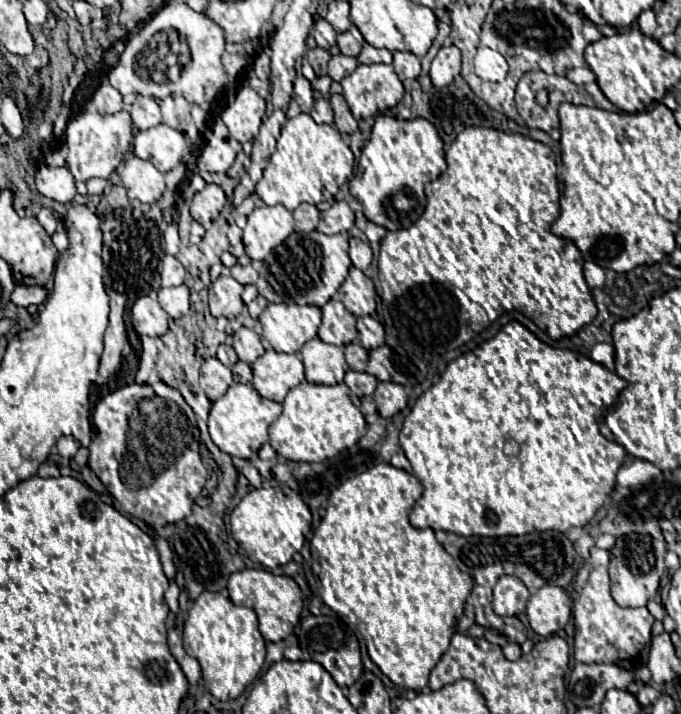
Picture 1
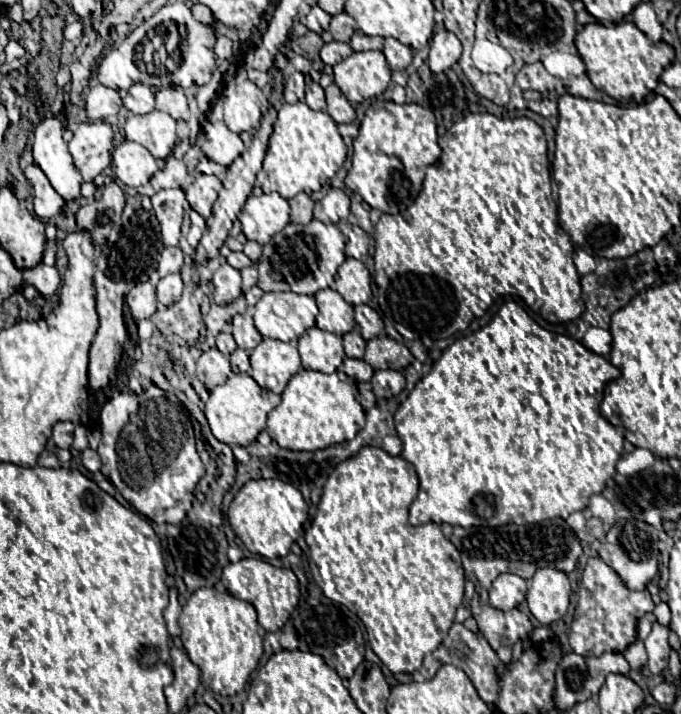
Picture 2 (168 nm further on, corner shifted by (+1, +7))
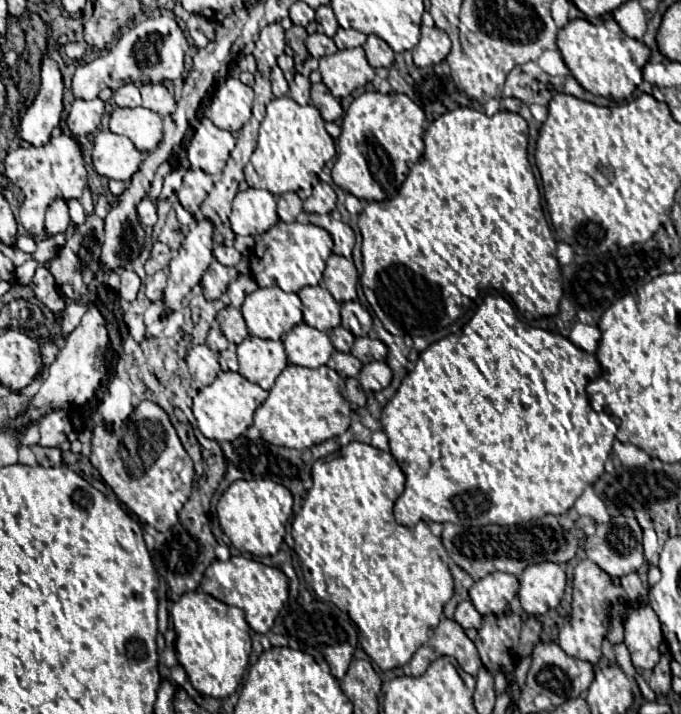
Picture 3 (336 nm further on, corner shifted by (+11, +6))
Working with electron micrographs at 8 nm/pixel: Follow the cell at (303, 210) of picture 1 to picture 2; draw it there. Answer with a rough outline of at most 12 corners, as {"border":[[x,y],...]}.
{"border":[[307,194],[289,200],[291,220],[307,224],[313,220],[313,200]]}

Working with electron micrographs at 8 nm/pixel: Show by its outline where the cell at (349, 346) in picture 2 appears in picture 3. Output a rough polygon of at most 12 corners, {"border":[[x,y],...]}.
{"border":[[343,327],[331,329],[333,347],[349,353],[355,337]]}

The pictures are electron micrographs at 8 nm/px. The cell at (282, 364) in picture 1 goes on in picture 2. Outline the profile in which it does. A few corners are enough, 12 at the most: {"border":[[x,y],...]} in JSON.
{"border":[[265,338],[249,376],[281,394],[301,368],[295,344]]}

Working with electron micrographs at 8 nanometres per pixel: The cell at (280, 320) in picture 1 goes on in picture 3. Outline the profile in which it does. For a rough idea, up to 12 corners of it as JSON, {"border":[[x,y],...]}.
{"border":[[297,293],[247,295],[241,313],[253,337],[283,339],[303,323]]}

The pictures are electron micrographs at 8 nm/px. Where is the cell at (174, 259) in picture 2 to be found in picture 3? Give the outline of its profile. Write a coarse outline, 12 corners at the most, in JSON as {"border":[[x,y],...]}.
{"border":[[155,241],[145,263],[147,275],[169,267],[171,251]]}

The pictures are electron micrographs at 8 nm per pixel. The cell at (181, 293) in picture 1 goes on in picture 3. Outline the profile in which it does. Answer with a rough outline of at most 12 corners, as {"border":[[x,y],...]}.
{"border":[[157,271],[145,281],[149,301],[163,297],[167,287],[167,271]]}

